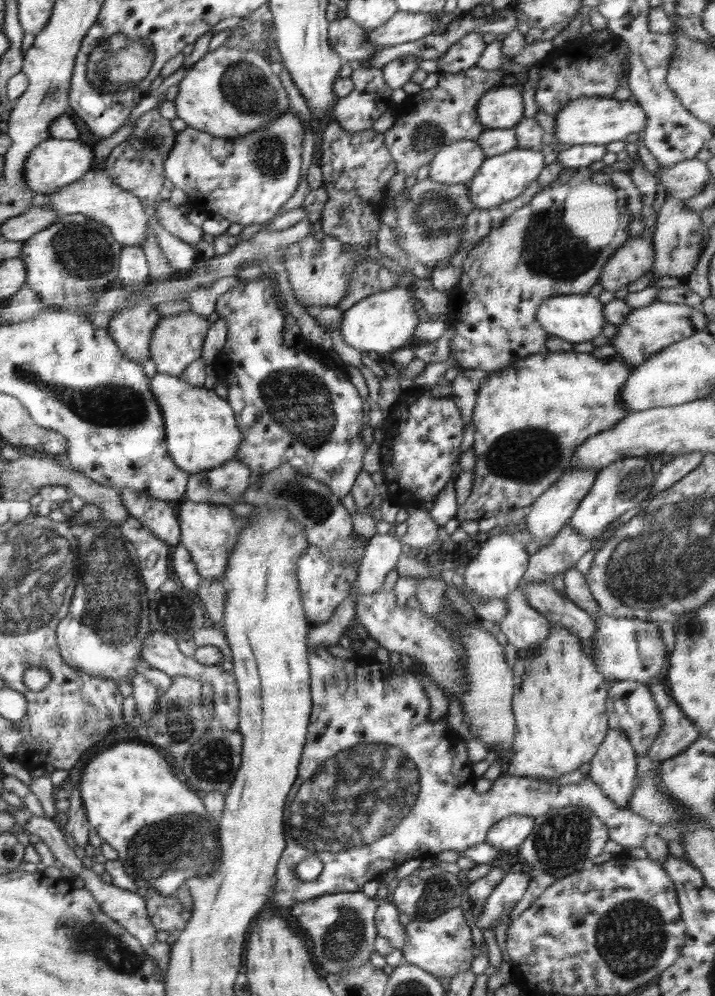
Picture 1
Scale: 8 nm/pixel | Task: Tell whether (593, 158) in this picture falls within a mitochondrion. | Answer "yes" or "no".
no

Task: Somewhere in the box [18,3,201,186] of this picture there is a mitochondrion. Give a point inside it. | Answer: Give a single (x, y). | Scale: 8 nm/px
(118, 66)

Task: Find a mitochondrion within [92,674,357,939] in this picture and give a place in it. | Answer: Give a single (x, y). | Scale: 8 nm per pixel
(164, 853)

